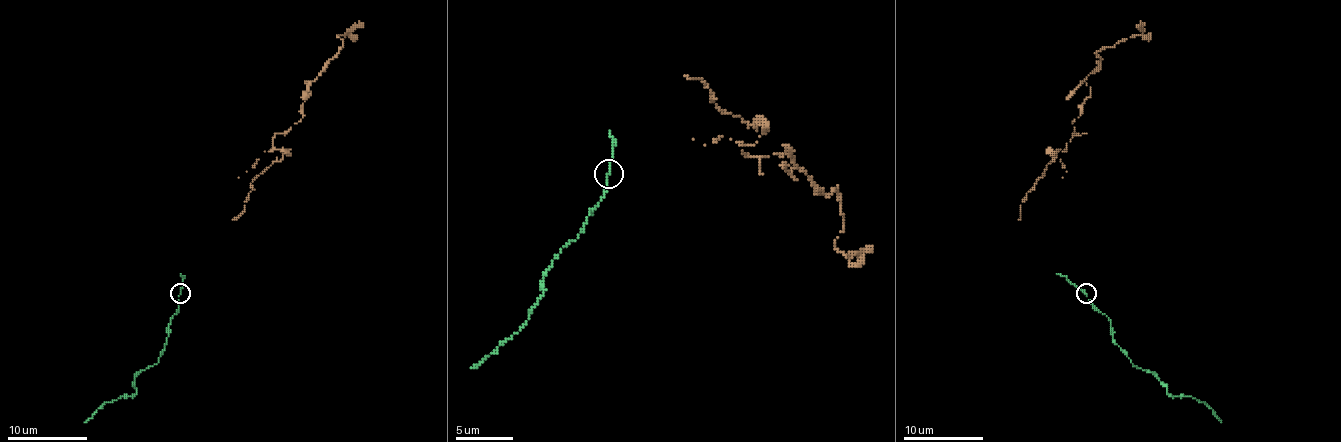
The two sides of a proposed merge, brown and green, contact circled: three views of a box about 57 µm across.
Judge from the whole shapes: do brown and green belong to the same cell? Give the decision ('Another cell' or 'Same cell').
Same cell

